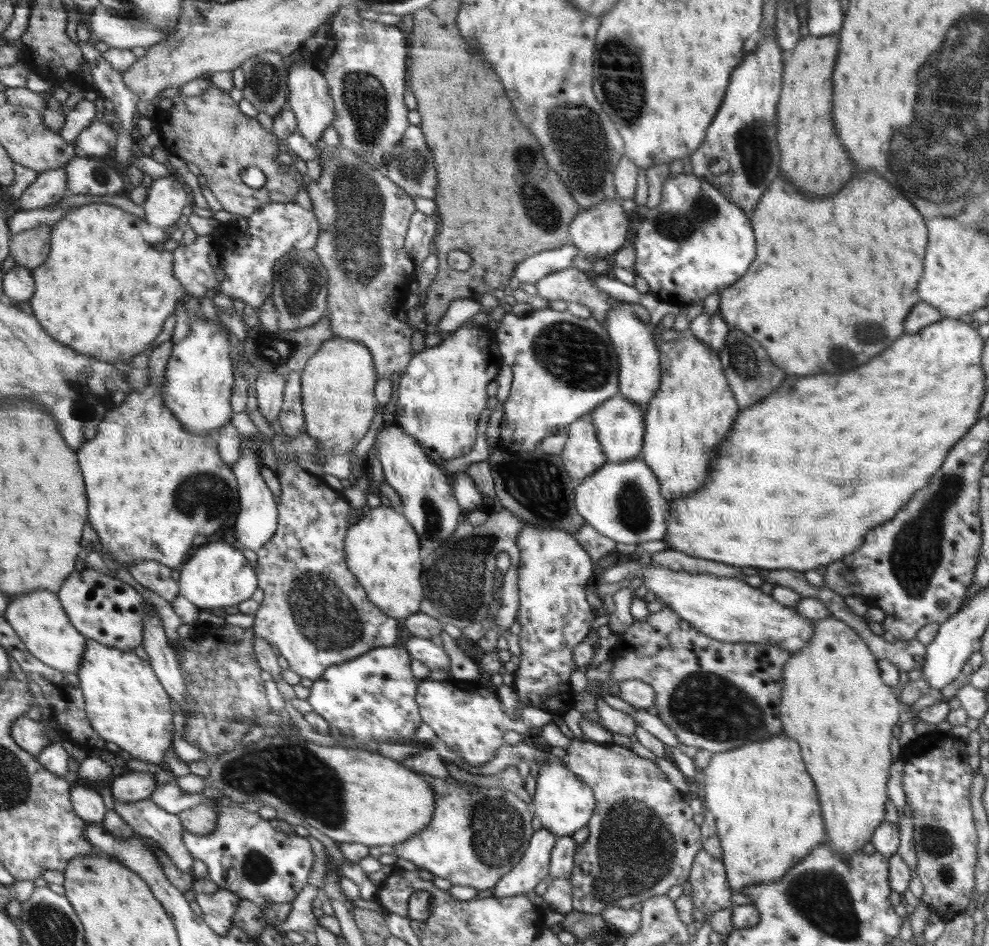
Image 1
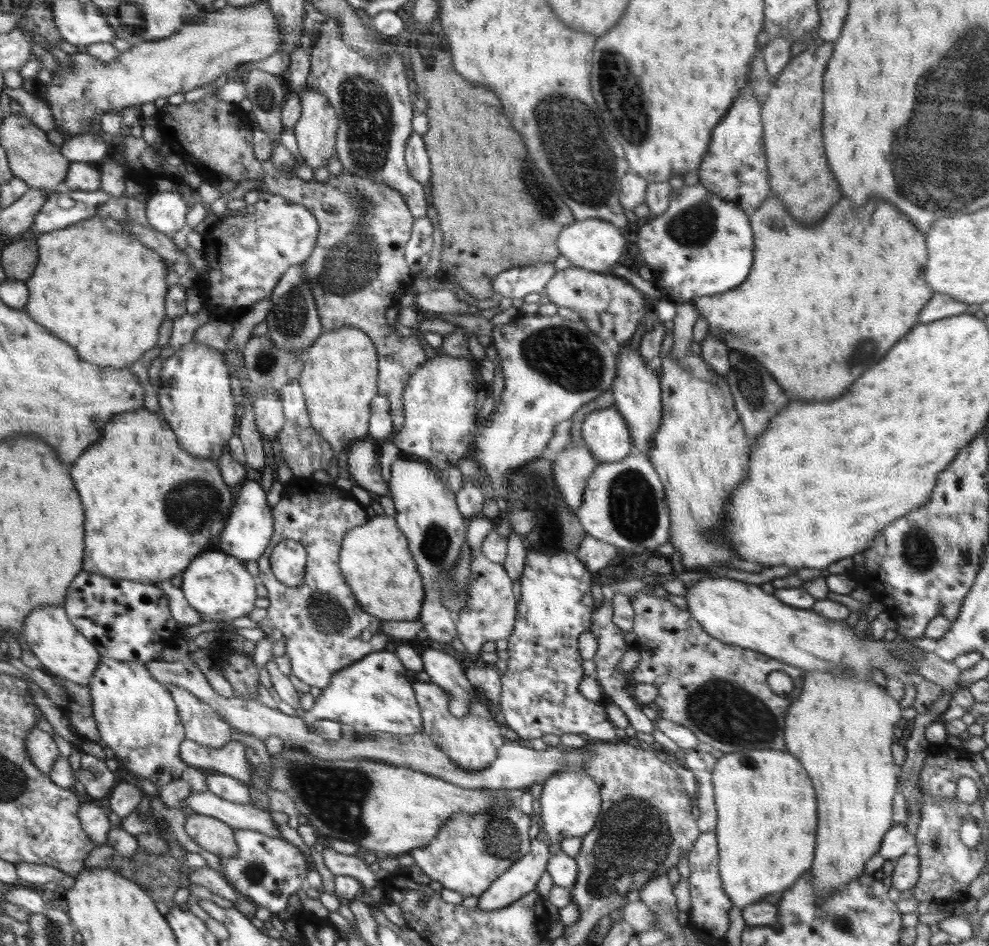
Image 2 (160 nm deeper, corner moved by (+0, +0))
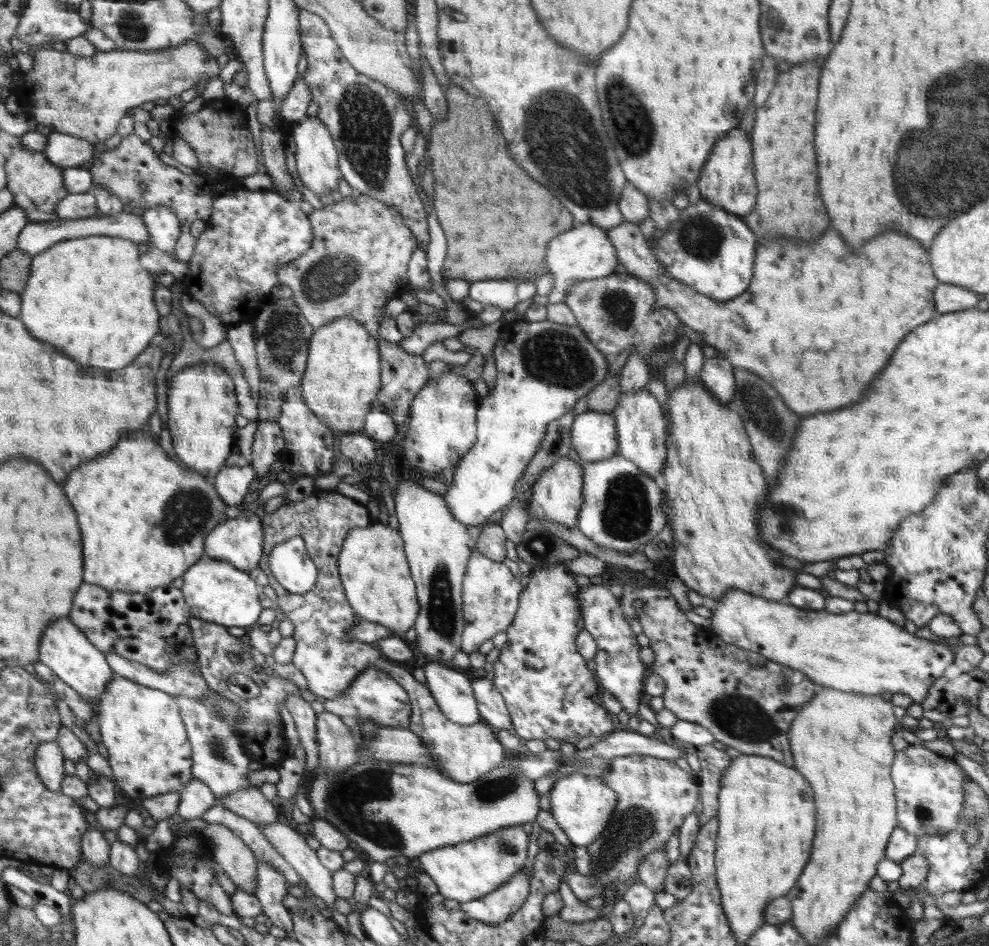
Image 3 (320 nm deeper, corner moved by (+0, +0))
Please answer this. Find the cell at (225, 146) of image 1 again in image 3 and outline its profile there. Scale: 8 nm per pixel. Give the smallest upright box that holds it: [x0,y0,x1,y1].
[172,99,258,176]

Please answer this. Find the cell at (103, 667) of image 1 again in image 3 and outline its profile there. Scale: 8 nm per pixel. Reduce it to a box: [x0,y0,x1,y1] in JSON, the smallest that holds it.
[98,672,193,799]

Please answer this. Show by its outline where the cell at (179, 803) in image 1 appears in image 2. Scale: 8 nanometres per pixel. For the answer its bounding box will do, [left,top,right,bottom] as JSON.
[179,792,281,838]

